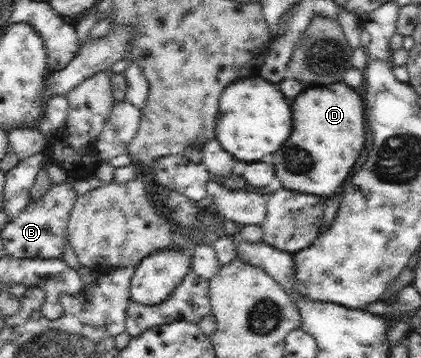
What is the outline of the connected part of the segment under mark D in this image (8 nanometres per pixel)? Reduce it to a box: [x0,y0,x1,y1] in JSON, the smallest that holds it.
[273,82,365,197]

